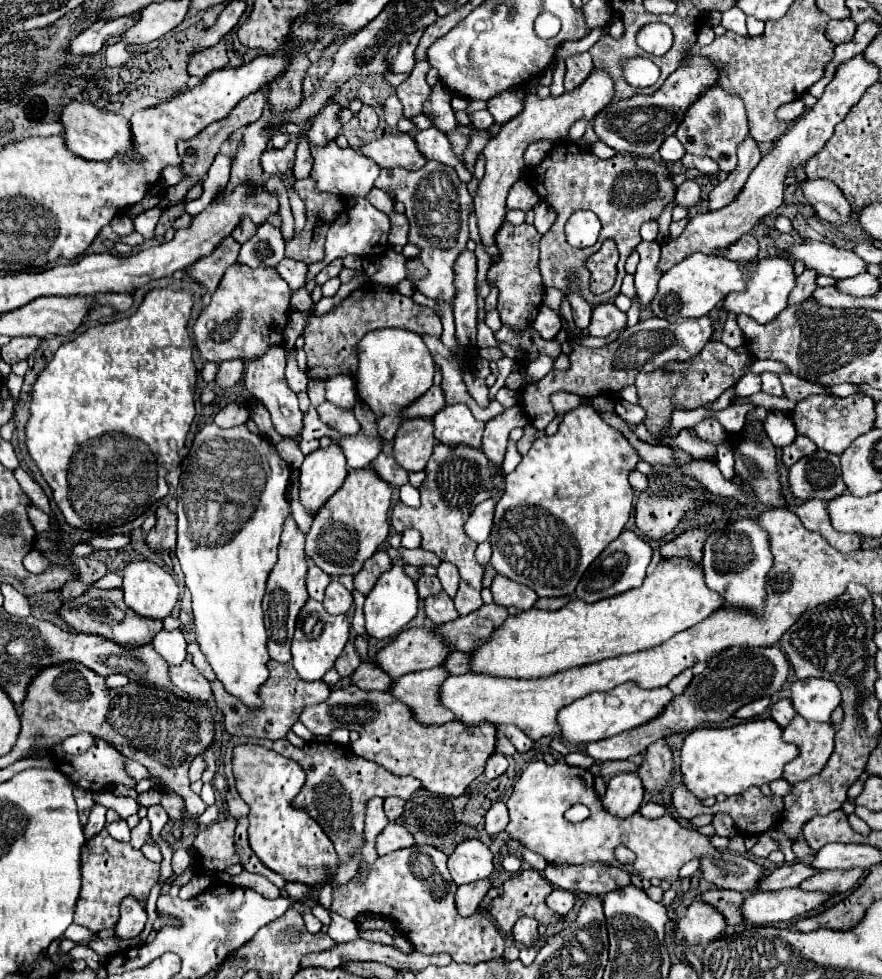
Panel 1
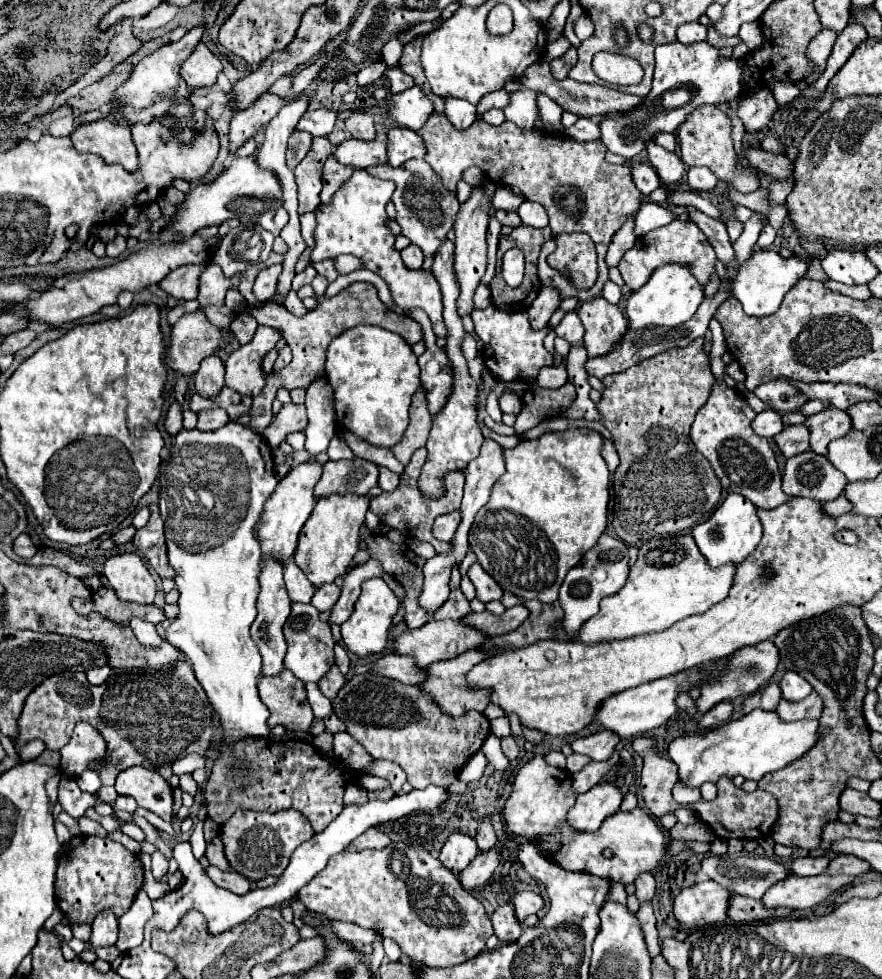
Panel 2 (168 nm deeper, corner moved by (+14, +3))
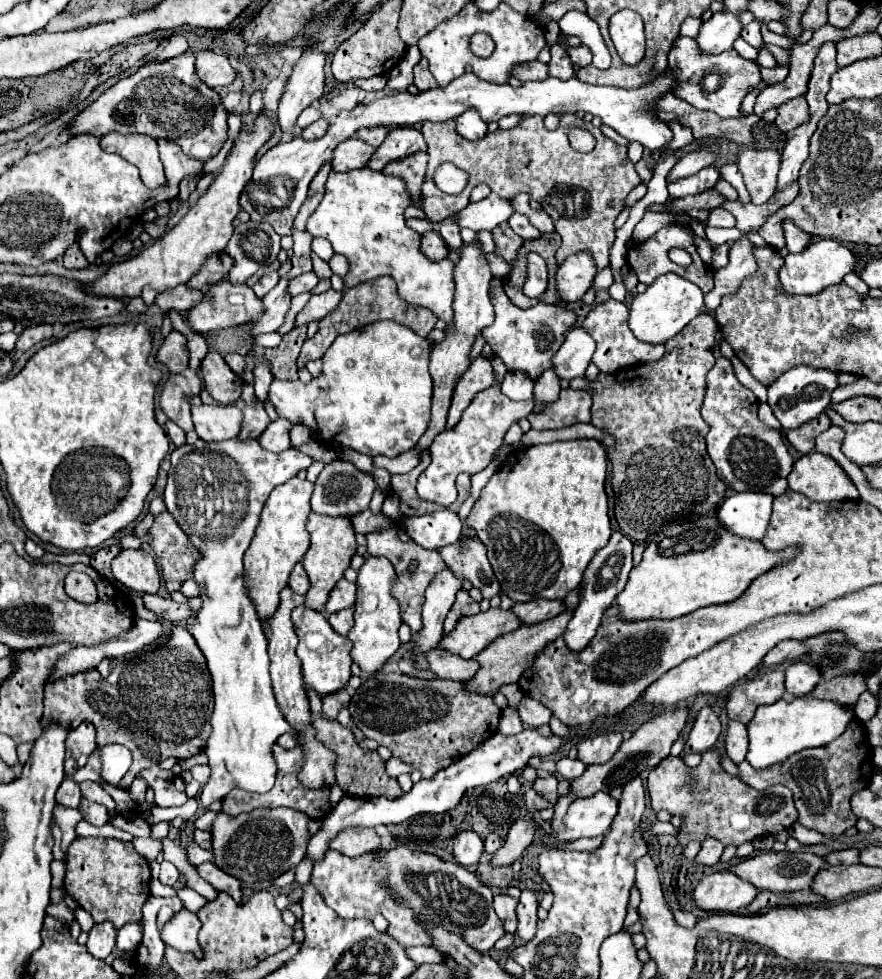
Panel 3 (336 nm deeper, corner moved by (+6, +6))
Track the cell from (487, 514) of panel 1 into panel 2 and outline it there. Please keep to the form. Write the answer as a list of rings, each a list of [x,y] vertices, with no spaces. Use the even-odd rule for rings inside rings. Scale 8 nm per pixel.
[[[452,511],[452,513],[440,515],[440,517],[436,517],[436,521],[432,525],[432,535],[438,541],[452,541],[458,523],[460,523],[460,511]]]

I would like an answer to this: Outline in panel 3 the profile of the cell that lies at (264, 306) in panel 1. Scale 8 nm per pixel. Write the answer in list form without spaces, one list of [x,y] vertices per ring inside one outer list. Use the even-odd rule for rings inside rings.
[[[172,330],[162,348],[158,350],[156,356],[162,364],[168,366],[170,372],[184,372],[188,368],[188,346],[186,346],[186,336],[178,330]]]

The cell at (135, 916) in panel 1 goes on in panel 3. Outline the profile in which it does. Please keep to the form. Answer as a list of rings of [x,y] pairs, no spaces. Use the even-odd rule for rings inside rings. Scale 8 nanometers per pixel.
[[[110,922],[96,924],[96,926],[90,930],[86,948],[88,948],[88,952],[90,952],[94,958],[104,960],[104,958],[106,958],[108,954],[112,954],[114,948],[116,948],[116,928],[114,928]]]

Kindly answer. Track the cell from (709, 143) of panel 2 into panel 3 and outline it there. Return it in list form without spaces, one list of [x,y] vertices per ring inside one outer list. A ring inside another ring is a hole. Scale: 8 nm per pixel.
[[[736,152],[736,164],[744,176],[752,204],[764,204],[776,192],[776,174],[780,168],[780,154],[772,152]]]

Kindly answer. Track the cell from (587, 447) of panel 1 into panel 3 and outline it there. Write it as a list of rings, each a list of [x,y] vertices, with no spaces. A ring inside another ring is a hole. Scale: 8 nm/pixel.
[[[598,440],[550,442],[520,448],[510,454],[502,470],[498,470],[484,486],[480,500],[474,504],[466,522],[476,530],[478,540],[484,542],[502,592],[514,602],[530,602],[538,598],[564,600],[580,584],[592,554],[606,546],[612,534],[608,496],[604,492],[606,468],[606,448]]]

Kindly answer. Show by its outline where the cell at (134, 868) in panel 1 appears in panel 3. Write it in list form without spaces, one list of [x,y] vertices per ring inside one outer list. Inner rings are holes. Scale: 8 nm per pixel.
[[[76,838],[68,846],[64,890],[78,906],[92,914],[94,922],[110,920],[116,928],[142,920],[142,906],[150,896],[150,866],[134,850],[132,842],[116,838]]]

